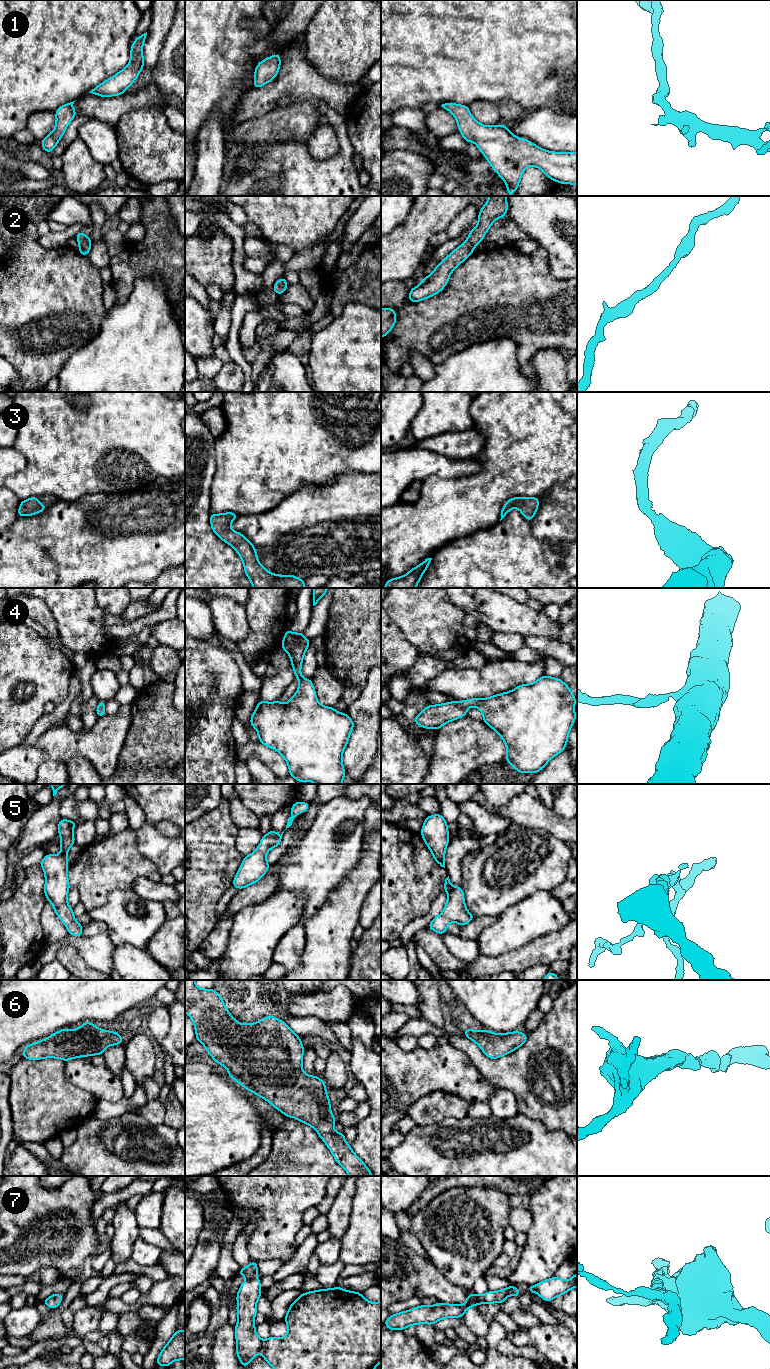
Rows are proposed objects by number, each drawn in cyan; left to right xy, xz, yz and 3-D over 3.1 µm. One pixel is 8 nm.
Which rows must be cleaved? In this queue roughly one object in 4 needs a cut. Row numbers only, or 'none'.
none

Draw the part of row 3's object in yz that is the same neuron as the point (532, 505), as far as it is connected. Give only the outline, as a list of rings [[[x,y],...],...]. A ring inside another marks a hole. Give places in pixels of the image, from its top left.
[[[514,497],[509,499],[502,507],[501,519],[508,514],[512,508],[517,508],[521,511],[522,515],[530,522],[538,509],[539,498],[538,497]]]

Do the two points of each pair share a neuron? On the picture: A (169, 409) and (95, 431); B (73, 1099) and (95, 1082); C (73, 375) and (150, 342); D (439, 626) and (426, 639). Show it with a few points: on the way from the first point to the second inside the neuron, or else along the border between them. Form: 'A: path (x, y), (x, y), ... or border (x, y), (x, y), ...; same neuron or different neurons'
A: path (151, 423), (139, 430), (113, 430); same neuron
B: border (66, 1076), (71, 1083), (88, 1091), (97, 1100); different neurons
C: path (92, 375), (117, 375), (131, 361); same neuron
D: path (436, 629), (429, 636); same neuron

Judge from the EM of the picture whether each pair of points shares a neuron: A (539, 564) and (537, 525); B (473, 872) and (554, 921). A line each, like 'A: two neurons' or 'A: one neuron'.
A: two neurons
B: two neurons

